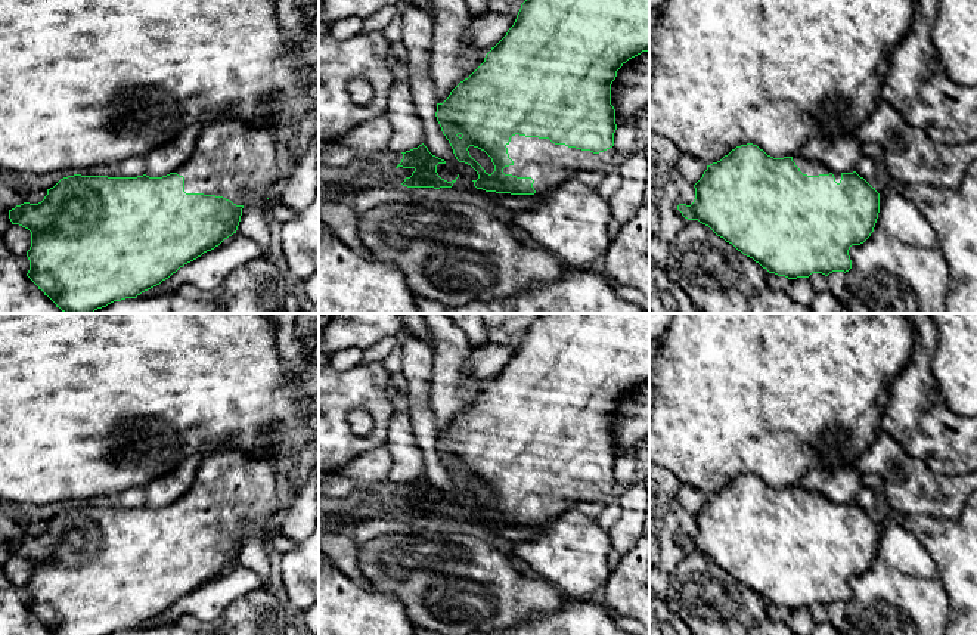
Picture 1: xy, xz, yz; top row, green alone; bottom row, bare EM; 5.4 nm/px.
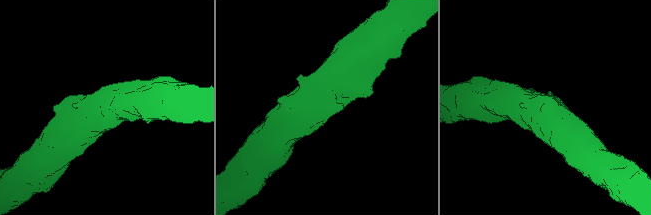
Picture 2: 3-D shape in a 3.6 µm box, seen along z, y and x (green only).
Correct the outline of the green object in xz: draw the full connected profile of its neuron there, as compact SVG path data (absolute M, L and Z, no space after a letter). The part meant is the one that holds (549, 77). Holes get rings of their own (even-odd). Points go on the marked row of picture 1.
M525 0L506 35L486 55L484 62L460 81L443 103L437 103L437 121L449 140L459 162L471 165L478 179L472 180L477 189L511 195L546 195L555 186L574 179L579 171L611 170L614 148L615 109L611 105L611 84L617 71L632 58L649 52L649 0ZM468 148L484 151L494 165L488 174L471 155Z

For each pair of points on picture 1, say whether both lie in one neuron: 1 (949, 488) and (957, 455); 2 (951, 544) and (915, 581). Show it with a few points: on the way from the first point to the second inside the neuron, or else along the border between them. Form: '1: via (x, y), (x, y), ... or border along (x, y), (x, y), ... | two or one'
1: border along (921, 458), (934, 471), (961, 476) | two
2: border along (912, 533), (933, 560), (946, 594) | two

